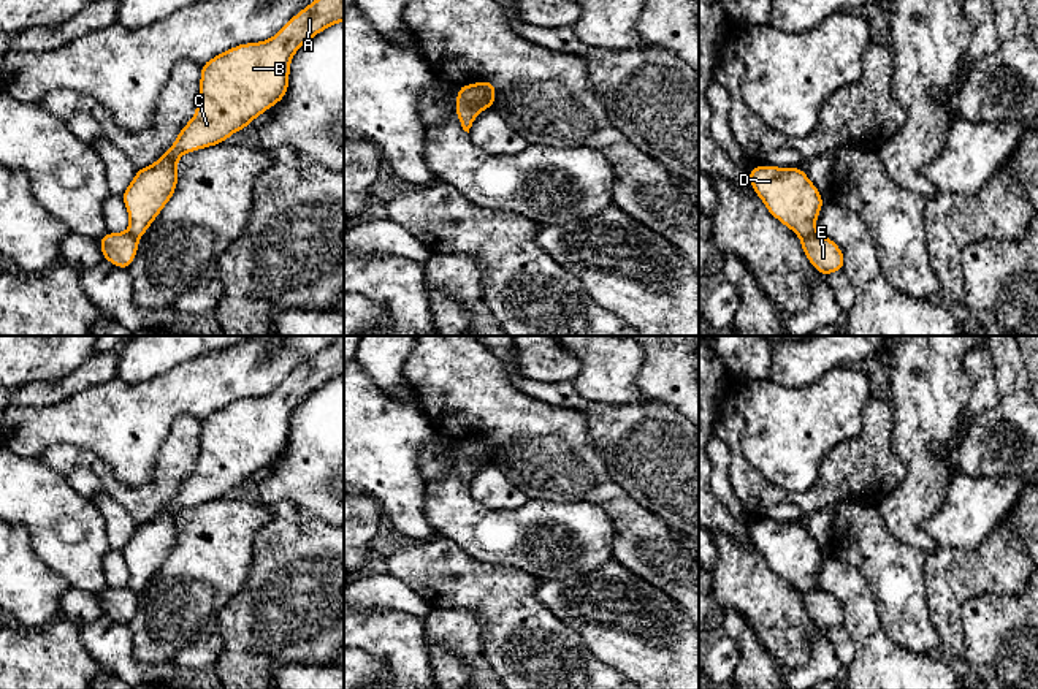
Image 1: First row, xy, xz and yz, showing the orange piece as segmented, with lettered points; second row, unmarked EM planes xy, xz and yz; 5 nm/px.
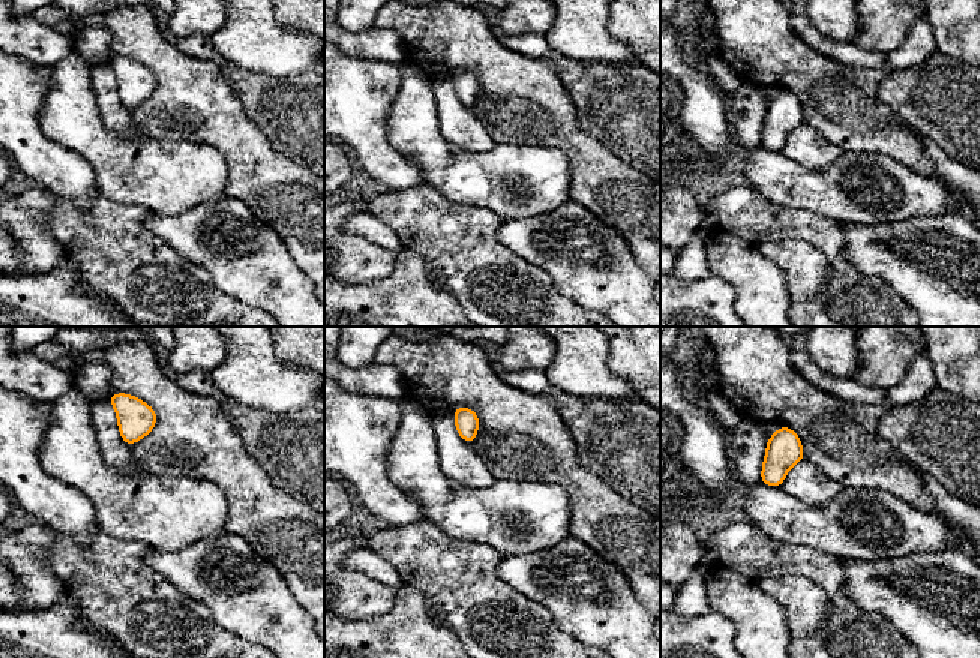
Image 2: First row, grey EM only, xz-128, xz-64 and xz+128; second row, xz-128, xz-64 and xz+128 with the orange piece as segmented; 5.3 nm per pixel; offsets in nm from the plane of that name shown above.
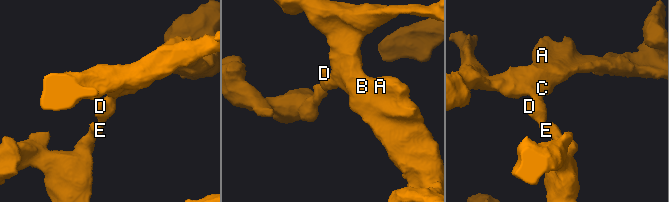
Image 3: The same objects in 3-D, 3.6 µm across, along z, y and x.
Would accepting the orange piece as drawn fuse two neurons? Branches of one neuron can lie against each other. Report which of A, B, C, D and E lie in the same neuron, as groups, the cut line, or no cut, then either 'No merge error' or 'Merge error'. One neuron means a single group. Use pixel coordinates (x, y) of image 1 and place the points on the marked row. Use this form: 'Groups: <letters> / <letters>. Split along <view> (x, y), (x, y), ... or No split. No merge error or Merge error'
Groups: A B C D / E. Split along xz (482, 81), (493, 100). Merge error

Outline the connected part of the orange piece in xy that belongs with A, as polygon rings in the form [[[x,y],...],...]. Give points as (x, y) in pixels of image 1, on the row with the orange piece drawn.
[[[314,0],[295,14],[273,38],[238,44],[201,65],[200,98],[195,116],[179,131],[174,144],[151,166],[138,168],[122,193],[130,215],[128,234],[139,239],[177,187],[177,158],[187,152],[220,143],[279,103],[288,90],[290,60],[295,52],[322,30],[344,21],[344,0]]]

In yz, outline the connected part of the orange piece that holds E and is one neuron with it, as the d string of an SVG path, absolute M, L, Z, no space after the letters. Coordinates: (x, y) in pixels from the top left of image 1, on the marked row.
M815 233L802 239L802 252L819 274L830 276L835 271L843 271L845 253L827 236Z

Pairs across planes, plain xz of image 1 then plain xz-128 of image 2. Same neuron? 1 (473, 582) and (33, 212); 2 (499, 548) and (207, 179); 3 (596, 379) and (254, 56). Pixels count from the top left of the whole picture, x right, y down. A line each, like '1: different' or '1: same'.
1: different
2: same
3: same

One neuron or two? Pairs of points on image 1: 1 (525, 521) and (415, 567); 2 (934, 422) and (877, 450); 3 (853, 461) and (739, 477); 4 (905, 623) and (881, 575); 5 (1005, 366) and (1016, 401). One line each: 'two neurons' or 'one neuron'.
1: two neurons
2: two neurons
3: one neuron
4: one neuron
5: one neuron

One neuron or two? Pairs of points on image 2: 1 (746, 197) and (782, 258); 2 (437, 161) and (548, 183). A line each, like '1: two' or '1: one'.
1: two
2: one

